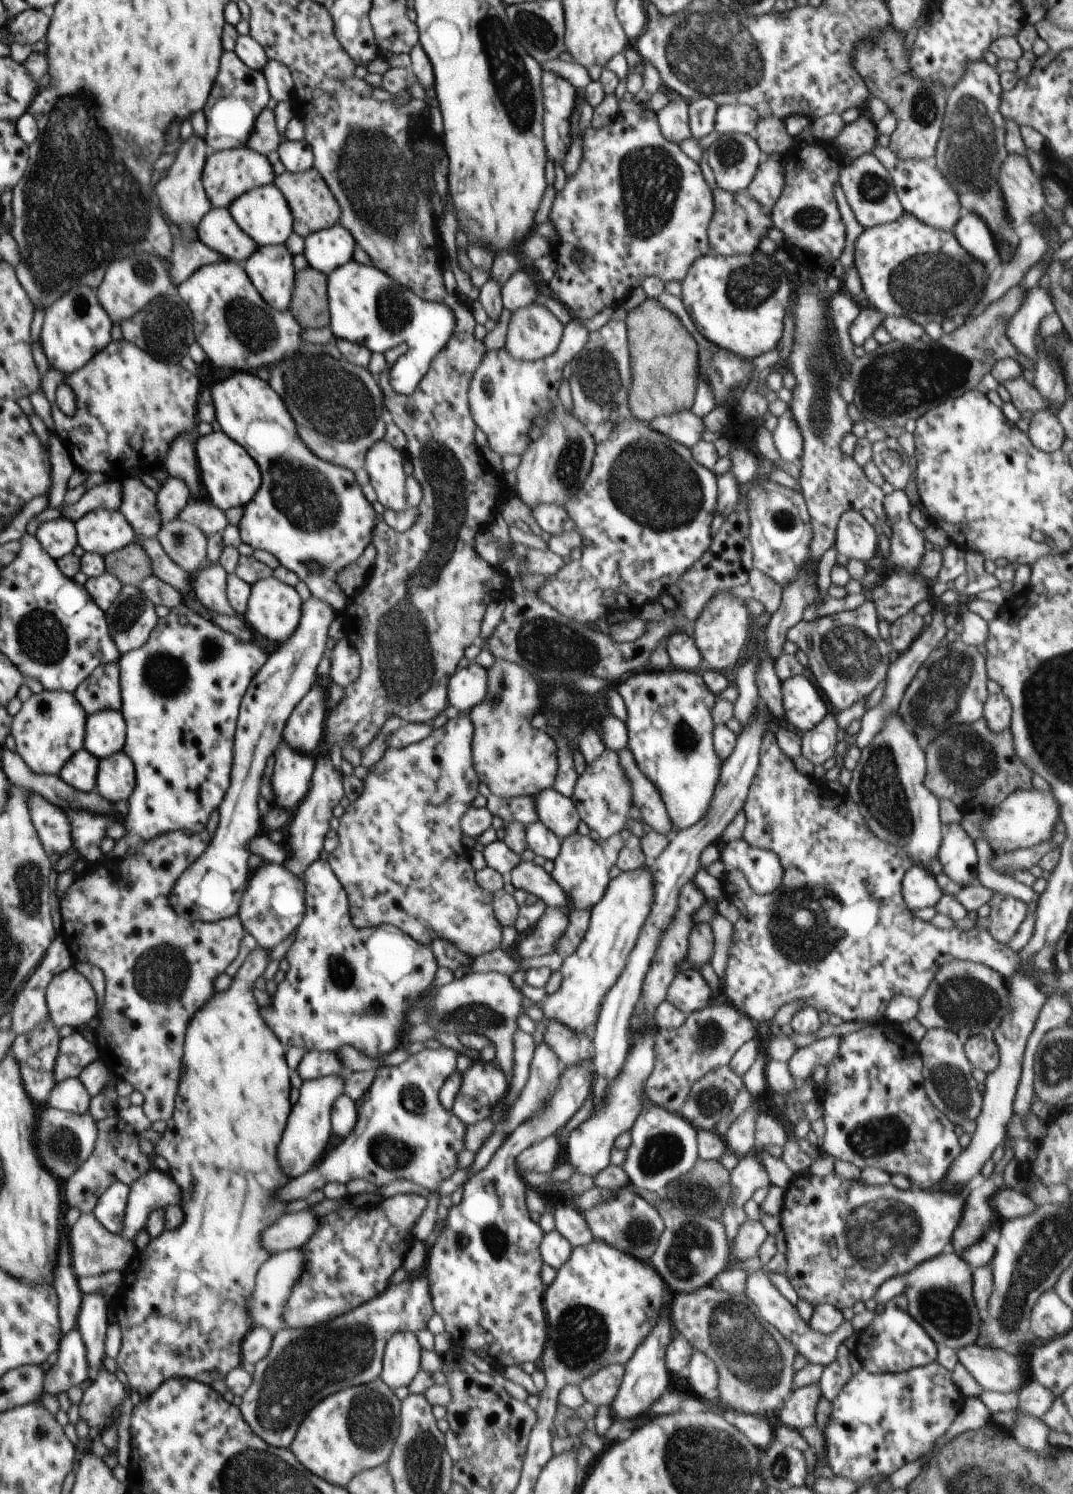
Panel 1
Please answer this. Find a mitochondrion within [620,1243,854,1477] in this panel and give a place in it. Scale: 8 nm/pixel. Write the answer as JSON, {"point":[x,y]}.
{"point":[753,1357]}

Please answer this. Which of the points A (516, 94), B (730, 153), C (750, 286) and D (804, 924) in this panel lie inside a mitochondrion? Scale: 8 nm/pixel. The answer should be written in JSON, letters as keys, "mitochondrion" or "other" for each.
{"A":"mitochondrion","B":"mitochondrion","C":"mitochondrion","D":"mitochondrion"}

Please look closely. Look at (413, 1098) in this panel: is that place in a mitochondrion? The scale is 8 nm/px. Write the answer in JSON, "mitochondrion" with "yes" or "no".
{"mitochondrion":"yes"}

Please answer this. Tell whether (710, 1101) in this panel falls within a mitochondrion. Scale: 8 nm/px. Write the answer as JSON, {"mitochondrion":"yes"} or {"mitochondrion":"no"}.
{"mitochondrion":"yes"}

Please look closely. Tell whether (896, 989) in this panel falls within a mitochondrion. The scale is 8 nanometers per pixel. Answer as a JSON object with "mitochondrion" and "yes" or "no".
{"mitochondrion":"no"}

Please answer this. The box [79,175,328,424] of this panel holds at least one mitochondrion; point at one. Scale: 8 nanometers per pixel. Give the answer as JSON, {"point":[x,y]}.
{"point":[248,323]}

